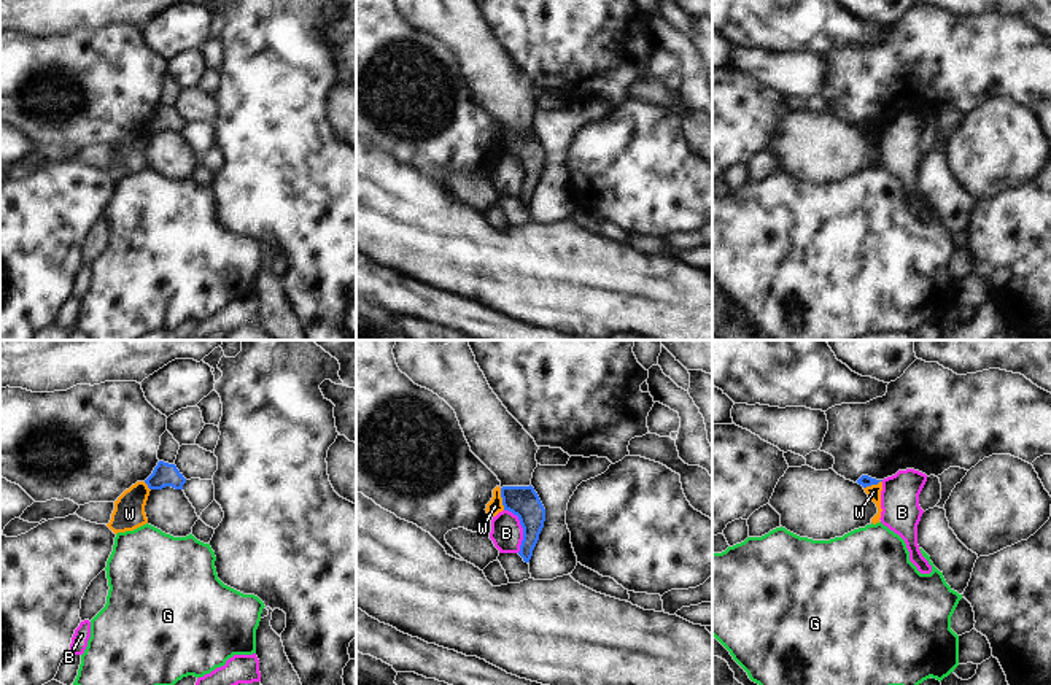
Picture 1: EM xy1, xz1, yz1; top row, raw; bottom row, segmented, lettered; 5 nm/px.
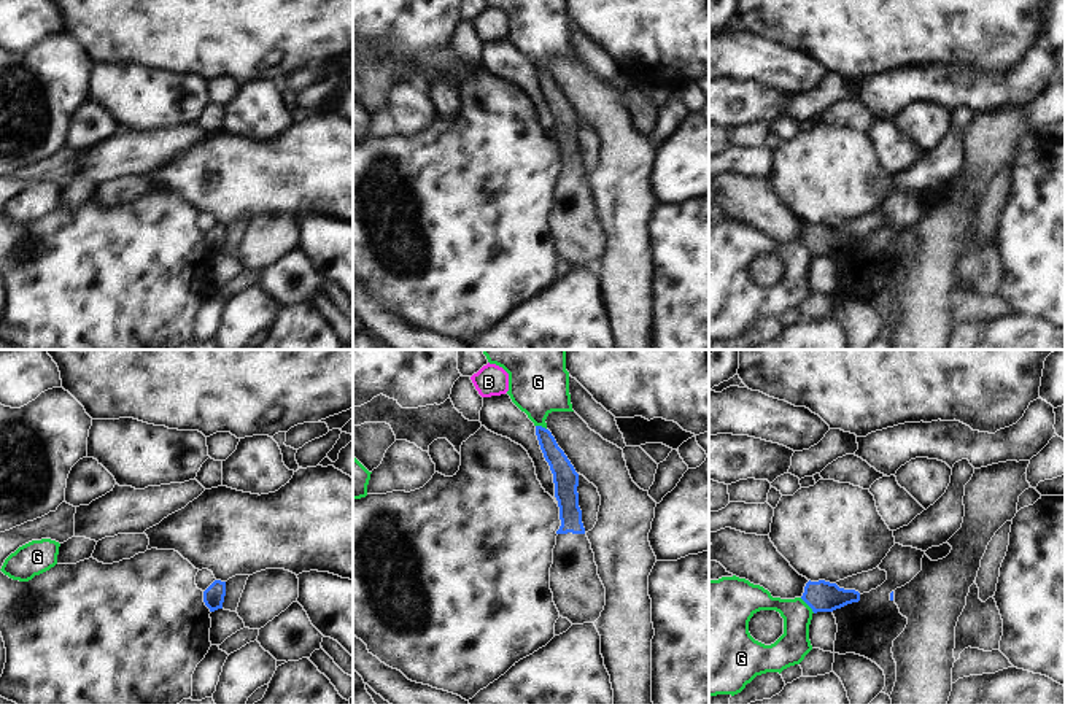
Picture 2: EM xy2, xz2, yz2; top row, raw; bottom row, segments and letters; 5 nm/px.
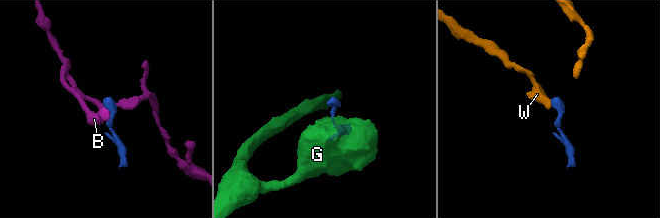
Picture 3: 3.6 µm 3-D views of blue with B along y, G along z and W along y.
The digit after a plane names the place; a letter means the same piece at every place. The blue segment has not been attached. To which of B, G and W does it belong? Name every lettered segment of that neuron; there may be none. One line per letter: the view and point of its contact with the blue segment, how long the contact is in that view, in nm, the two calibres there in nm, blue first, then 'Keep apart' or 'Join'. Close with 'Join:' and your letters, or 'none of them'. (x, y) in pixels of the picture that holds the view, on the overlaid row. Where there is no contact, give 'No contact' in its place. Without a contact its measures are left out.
B: Touches blue at xz1 (522, 526). Shared border 240 nm. Thickness 160 nm (blue) against 160 nm. Keep apart
G: Touches blue at yz2 (808, 604). Shared border 110 nm. Thickness 160 nm (blue) against 160 nm. Keep apart
W: Touches blue at xz1 (503, 499). Shared border 110 nm. Thickness 160 nm (blue) against 80 nm. Keep apart
Join: none of them.

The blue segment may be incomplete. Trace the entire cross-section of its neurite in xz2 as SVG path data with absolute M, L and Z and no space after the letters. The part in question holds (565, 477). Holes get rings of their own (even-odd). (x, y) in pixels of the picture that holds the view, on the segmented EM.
M536 426L536 435L553 474L561 520L550 567L553 602L572 625L594 623L606 605L606 588L582 523L579 474L548 429Z

